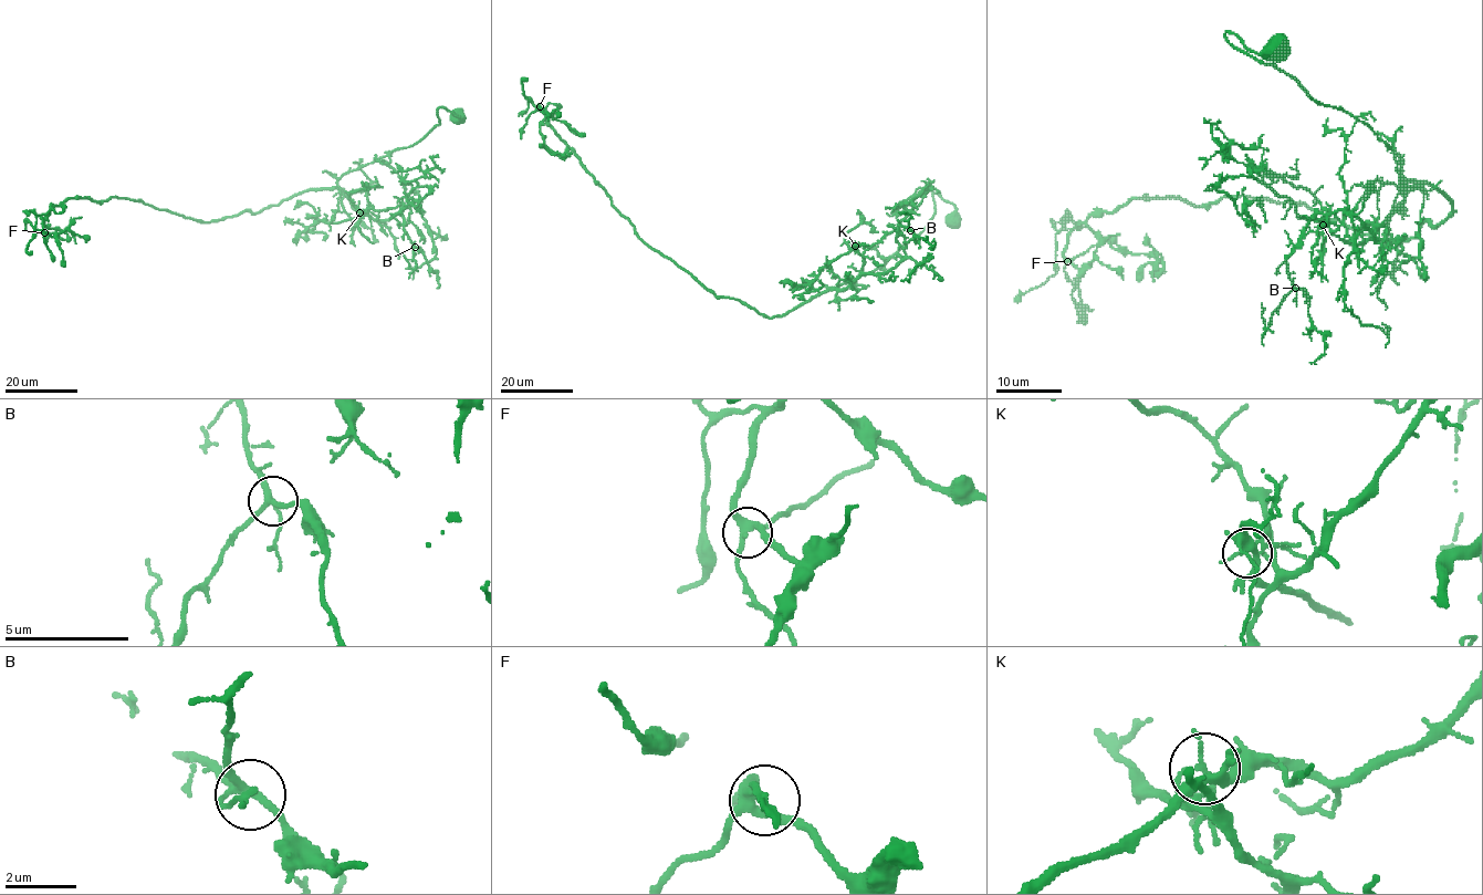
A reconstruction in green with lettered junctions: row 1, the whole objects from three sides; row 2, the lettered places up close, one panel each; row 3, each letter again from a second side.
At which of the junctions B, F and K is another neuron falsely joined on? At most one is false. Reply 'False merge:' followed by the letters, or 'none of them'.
False merge: K

